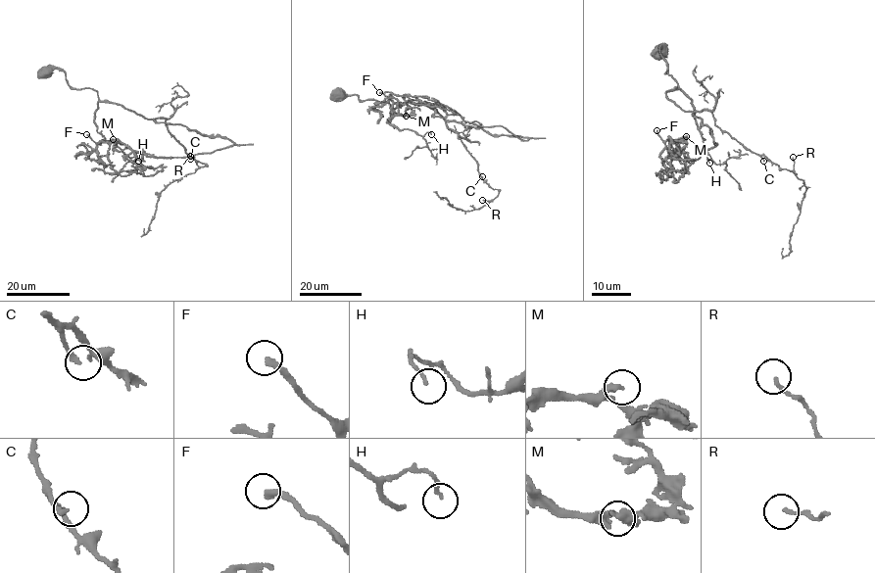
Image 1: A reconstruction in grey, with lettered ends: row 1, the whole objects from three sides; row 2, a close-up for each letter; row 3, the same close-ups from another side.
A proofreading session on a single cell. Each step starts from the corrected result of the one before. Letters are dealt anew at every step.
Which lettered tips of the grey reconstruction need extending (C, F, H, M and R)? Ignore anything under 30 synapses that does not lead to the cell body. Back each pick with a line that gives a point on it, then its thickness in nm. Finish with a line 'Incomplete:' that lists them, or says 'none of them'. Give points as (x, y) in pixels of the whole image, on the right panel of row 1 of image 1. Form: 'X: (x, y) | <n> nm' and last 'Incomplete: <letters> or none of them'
Incomplete: none of them

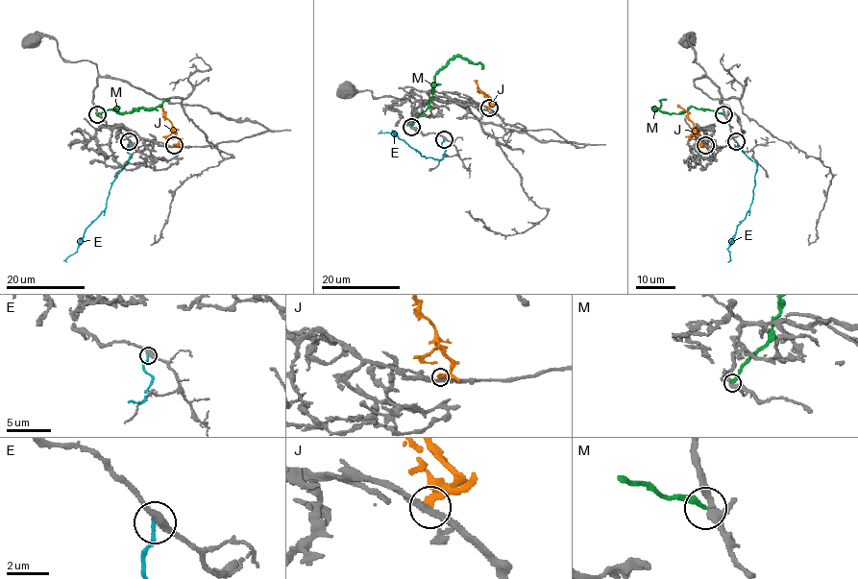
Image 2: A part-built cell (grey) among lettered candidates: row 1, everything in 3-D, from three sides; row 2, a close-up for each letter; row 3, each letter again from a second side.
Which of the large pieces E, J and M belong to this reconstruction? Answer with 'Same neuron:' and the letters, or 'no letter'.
Same neuron: no letter

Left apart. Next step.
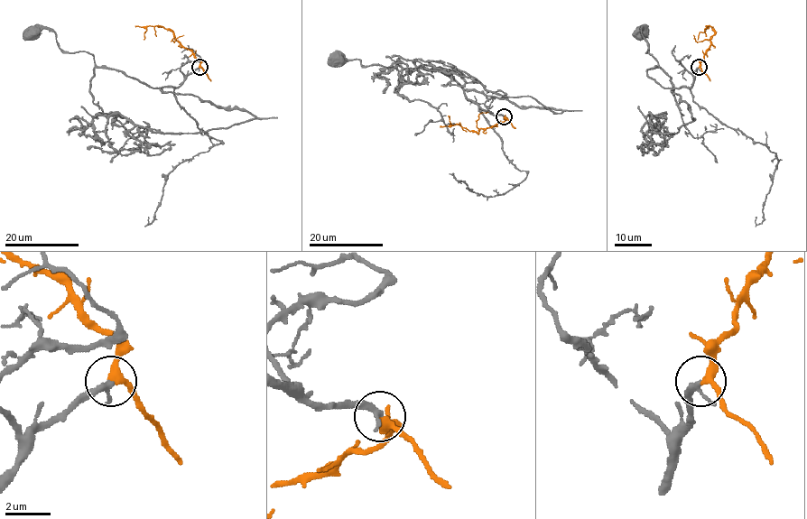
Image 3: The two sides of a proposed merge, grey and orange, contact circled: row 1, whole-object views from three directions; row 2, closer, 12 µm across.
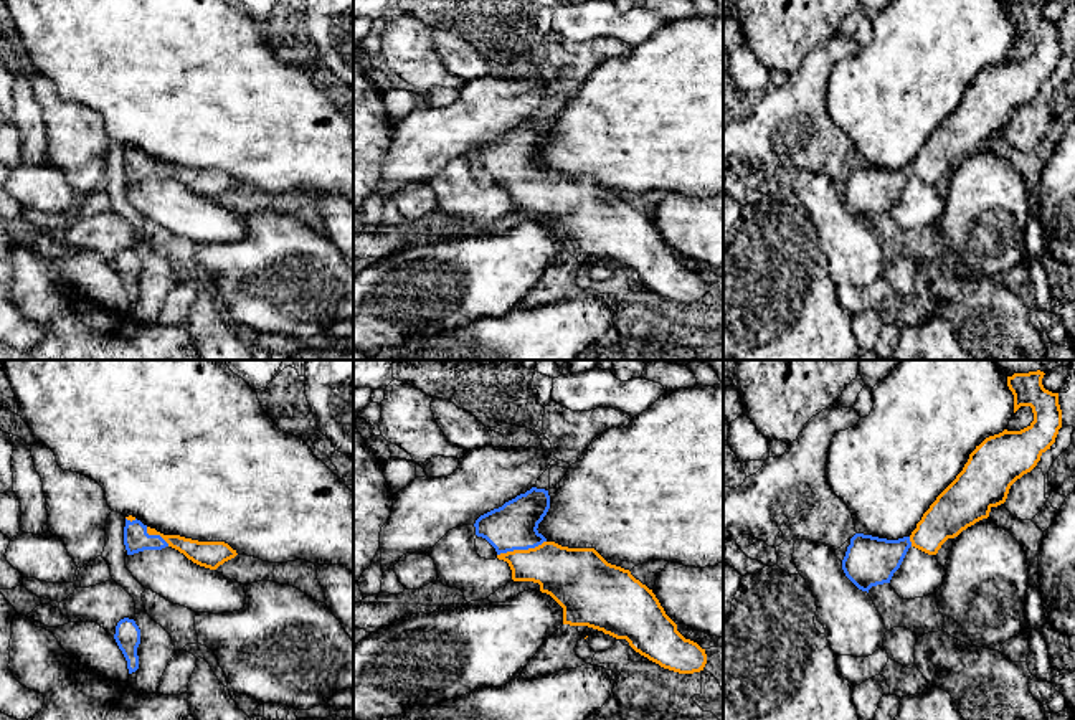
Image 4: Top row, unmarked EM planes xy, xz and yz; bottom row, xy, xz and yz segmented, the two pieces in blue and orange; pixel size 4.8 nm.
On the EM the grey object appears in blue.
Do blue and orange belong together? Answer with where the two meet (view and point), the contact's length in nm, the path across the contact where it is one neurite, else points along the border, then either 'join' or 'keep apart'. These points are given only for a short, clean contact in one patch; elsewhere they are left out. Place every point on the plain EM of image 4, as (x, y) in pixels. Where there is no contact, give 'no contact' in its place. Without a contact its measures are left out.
contact xz (520, 179); length 260 nm; way xz (514, 156), (514, 167), (520, 179), (565, 203); join

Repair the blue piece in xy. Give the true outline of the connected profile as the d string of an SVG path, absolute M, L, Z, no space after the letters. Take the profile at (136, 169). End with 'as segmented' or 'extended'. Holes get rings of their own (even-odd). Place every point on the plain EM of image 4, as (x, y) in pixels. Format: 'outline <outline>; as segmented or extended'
outline M132 145L125 147L124 175L127 185L172 177L193 193L210 200L216 200L238 185L236 180L225 172L198 172L180 165L163 165Z; extended

